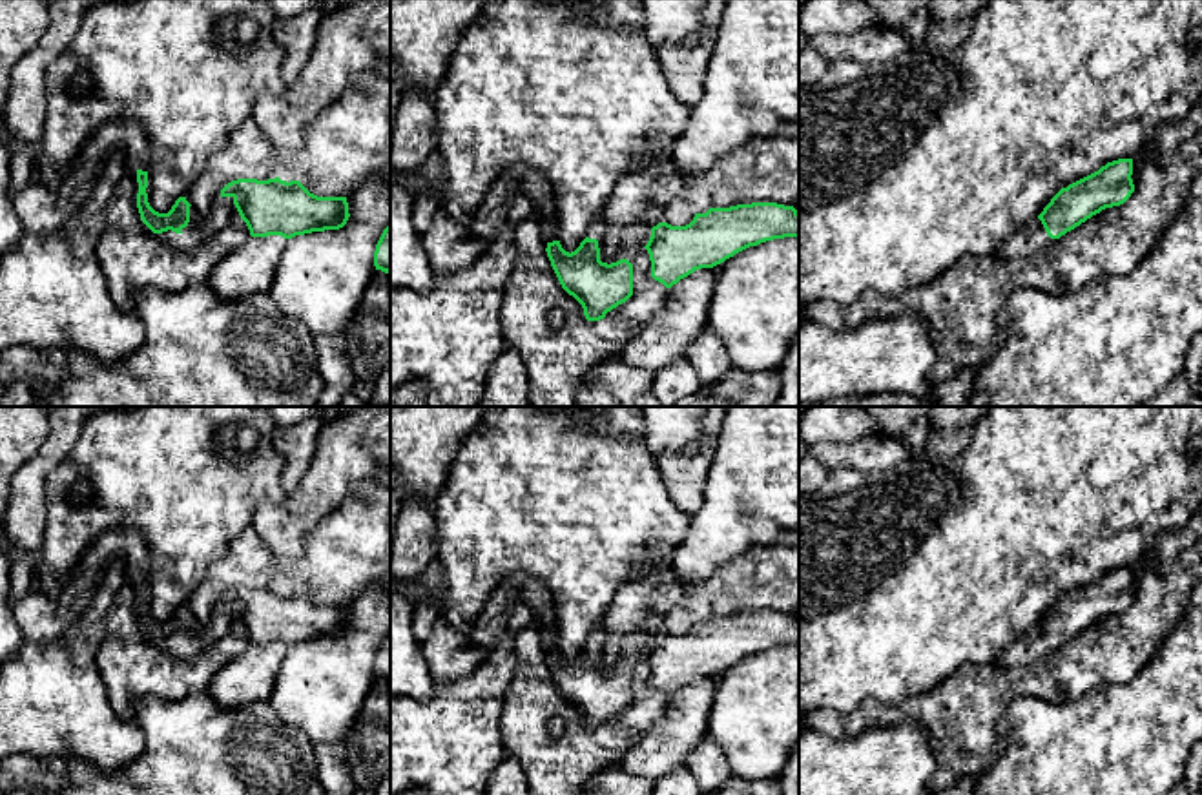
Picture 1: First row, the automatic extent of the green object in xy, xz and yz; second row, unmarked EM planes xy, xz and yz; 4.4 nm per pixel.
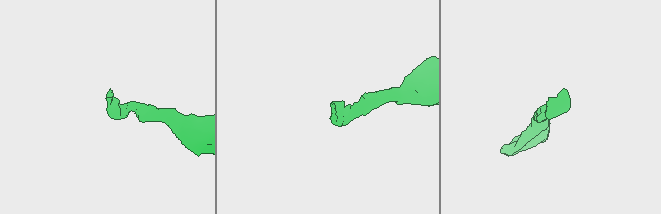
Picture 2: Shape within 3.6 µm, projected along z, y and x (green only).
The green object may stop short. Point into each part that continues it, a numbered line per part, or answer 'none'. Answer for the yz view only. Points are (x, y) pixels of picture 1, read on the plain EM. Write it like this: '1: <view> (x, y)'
1: yz (1031, 646)

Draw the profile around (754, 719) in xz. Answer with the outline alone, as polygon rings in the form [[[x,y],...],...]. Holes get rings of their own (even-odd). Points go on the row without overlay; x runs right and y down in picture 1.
[[[799,645],[766,649],[720,671],[708,737],[720,746],[731,775],[781,777],[799,744]]]

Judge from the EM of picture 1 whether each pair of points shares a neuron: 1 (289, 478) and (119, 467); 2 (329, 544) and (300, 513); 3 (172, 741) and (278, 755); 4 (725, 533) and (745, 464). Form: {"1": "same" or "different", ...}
{"1": "different", "2": "different", "3": "same", "4": "same"}

